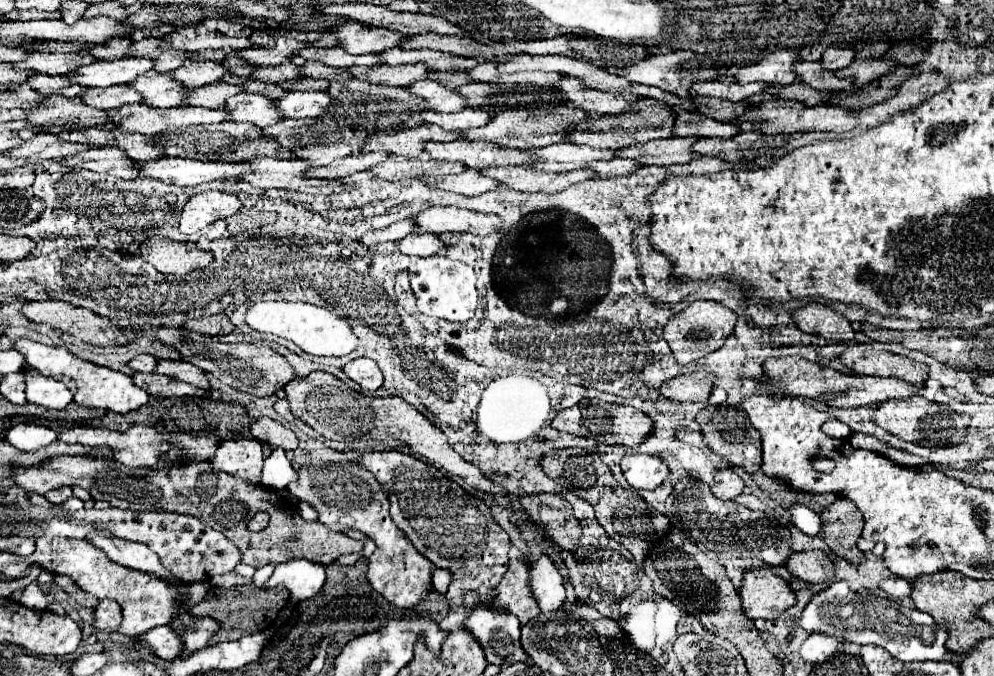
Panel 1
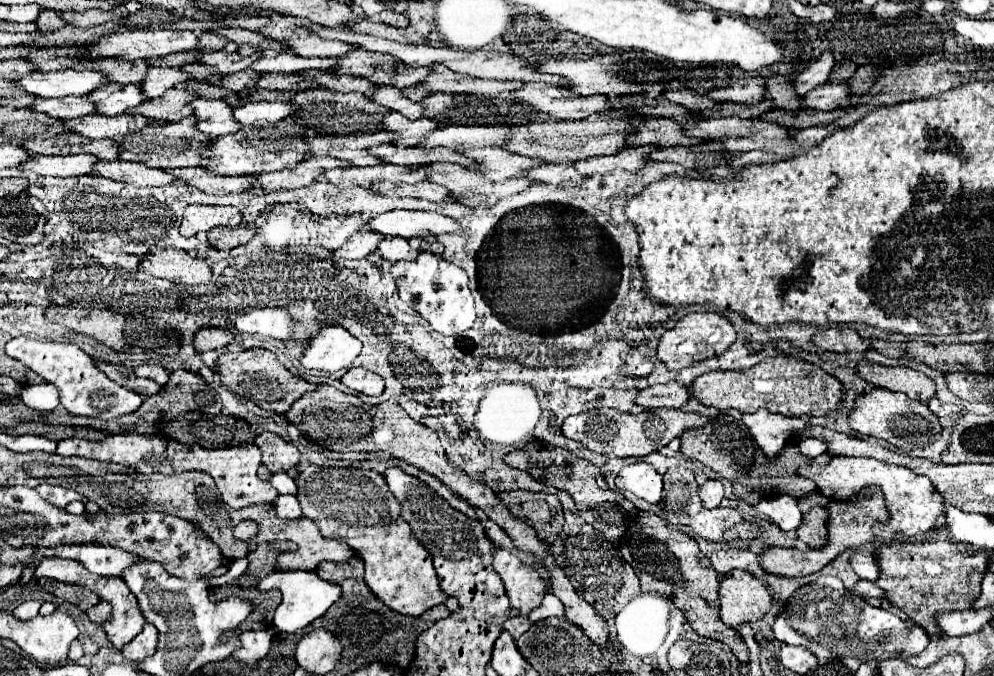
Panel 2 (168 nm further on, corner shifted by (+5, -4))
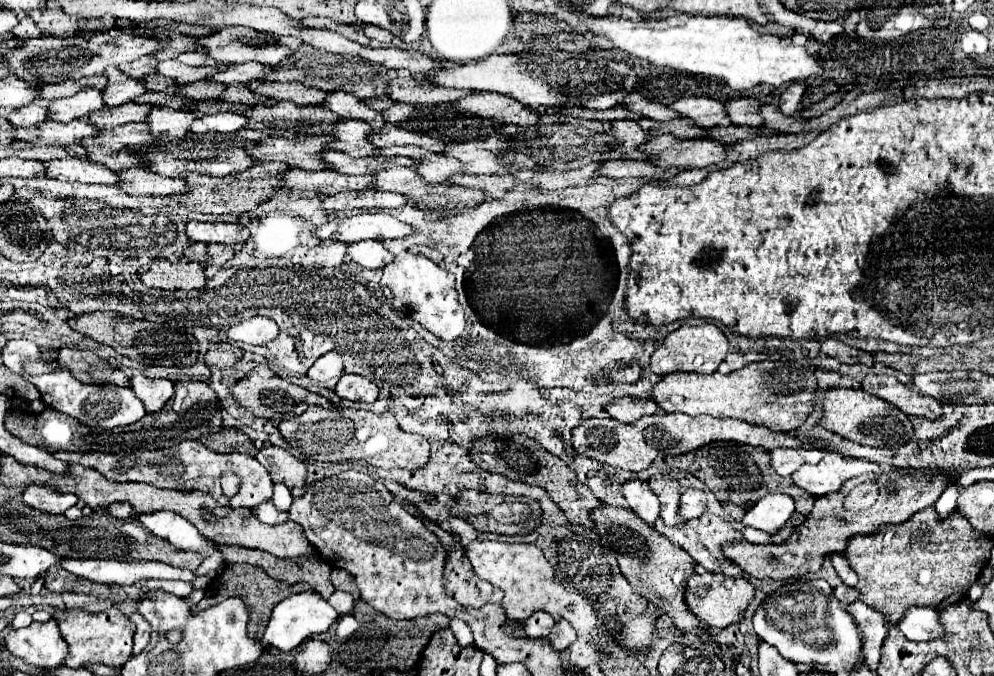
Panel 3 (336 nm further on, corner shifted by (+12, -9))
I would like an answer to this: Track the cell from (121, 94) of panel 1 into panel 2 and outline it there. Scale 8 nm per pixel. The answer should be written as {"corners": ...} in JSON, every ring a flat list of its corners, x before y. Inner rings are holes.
{"corners":[[65,96,65,98,39,98,35,100,35,104,31,106,37,112,47,112,49,116,55,118,79,118,85,114,93,114,93,102,89,102,87,96]]}

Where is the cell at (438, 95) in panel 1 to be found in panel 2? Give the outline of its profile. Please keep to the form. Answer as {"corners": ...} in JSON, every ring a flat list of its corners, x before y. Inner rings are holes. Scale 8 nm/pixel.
{"corners":[[381,86,371,98,377,104,383,104,395,112,401,112,409,120,417,120,425,114,425,106,421,102,413,102,411,98,403,96,403,90,397,86]]}

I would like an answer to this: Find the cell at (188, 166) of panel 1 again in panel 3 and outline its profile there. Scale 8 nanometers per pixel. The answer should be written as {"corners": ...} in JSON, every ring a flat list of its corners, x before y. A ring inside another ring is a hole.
{"corners":[[52,159,46,161,42,177,60,179,60,181,78,181,78,183,100,183,116,185,118,175,98,163,86,159]]}

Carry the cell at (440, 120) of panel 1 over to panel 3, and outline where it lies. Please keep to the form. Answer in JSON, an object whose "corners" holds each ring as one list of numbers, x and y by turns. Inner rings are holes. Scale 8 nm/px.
{"corners":[[338,121,334,123,332,137,334,141,328,143,328,149,348,153,352,157,366,157,376,155,376,147,368,139,370,125,364,121]]}

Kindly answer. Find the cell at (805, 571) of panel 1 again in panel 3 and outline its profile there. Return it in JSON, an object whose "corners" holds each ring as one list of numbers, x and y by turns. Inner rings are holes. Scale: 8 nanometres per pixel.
{"corners":[[906,467,888,469,880,473,866,473,842,483,838,491,818,497,806,521,794,527,790,541,782,545,754,545,746,541,724,543,726,559,742,567,744,573,758,579,790,579,818,571,828,553,842,553,852,535,870,535,884,525,898,525,908,521,914,513,934,505,942,491,958,477,954,469,942,467],[868,487,868,491,866,491],[820,539,820,541,818,541]]}

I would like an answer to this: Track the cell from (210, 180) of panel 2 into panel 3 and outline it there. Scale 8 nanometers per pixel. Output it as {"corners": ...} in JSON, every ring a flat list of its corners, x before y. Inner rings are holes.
{"corners":[[132,167,132,169,124,169,118,173,118,179,122,179,122,183,118,183,122,187,124,193,128,195,160,195,160,197,168,197,168,195,182,195,188,185,182,179,170,179,170,177,162,177,156,173,150,173,142,167]]}

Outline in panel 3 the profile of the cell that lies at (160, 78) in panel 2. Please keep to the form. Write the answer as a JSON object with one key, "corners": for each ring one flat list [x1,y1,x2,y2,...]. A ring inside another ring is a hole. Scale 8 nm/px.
{"corners":[[108,67,104,75,108,77,108,87,102,91,102,95,108,107,118,107,122,103,128,103,146,91,140,79,130,79,124,73,120,73,116,67]]}

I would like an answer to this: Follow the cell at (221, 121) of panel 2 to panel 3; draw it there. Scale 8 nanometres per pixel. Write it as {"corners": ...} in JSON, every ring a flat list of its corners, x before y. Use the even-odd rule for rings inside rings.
{"corners":[[154,107,150,109,150,115,146,115,146,123,152,135,160,133,160,135,172,135,172,137,184,137,194,119,196,119,196,113,178,111,170,107]]}

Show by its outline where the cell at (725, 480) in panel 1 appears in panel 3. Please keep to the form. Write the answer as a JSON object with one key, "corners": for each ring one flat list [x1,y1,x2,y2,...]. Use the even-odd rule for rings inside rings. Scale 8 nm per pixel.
{"corners":[[686,489,680,497,680,515,684,521,696,519,704,513,706,509,706,493,698,491,698,489]]}

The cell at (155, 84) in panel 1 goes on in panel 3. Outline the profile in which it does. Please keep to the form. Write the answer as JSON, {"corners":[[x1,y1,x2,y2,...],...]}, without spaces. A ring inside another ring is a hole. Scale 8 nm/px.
{"corners":[[84,89,84,91,78,91,76,95,72,95,72,97,52,101,48,105,48,119,68,123,68,121,80,119,80,117,84,117,84,115,88,115,92,111,98,111,102,107,104,107,102,91]]}

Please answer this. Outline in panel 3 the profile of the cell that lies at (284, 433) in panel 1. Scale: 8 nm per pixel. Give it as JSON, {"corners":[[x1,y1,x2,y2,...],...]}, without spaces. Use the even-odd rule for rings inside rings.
{"corners":[[264,447,256,455,256,459,268,469,274,483,284,483,288,489,306,487,306,465,296,459,290,451,280,447]]}

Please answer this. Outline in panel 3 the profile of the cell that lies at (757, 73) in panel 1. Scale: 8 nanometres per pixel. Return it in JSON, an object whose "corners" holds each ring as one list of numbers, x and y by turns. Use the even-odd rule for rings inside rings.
{"corners":[[684,97,670,105,672,111,676,111,680,117,692,119,696,127,716,127,726,119,724,103,708,97]]}

